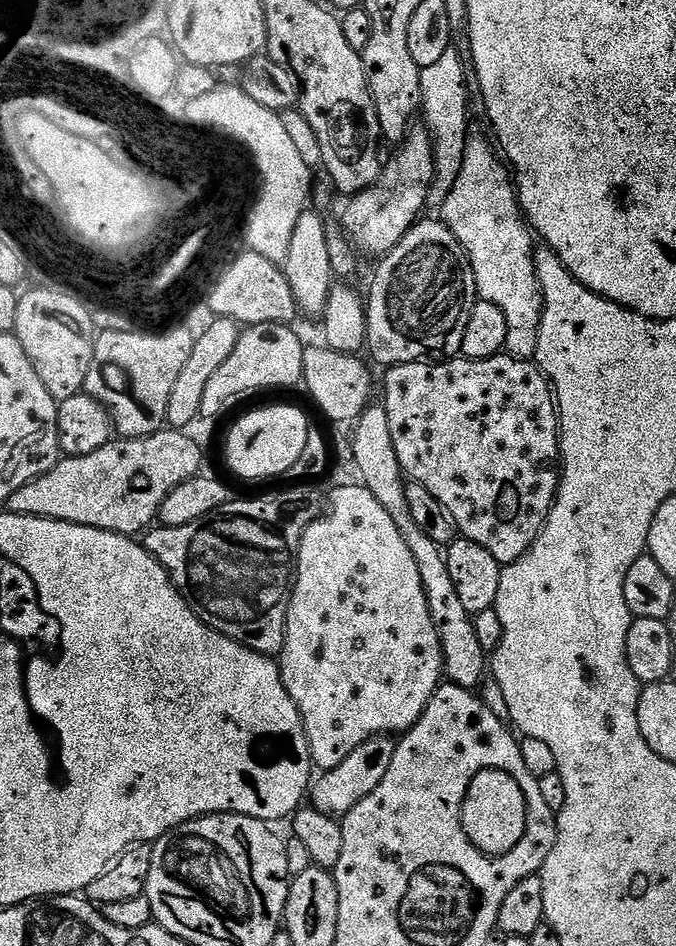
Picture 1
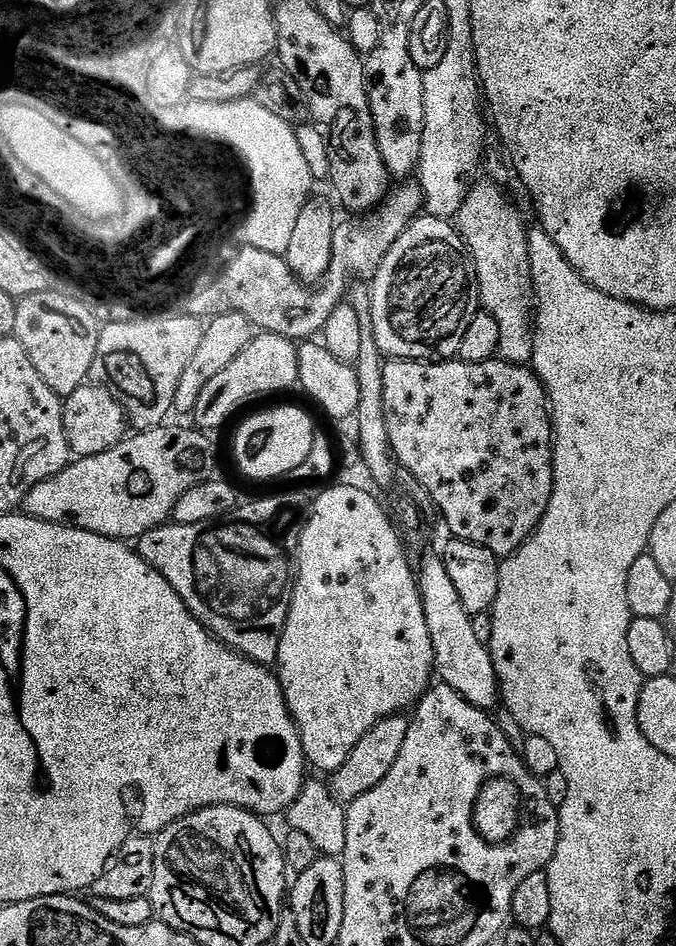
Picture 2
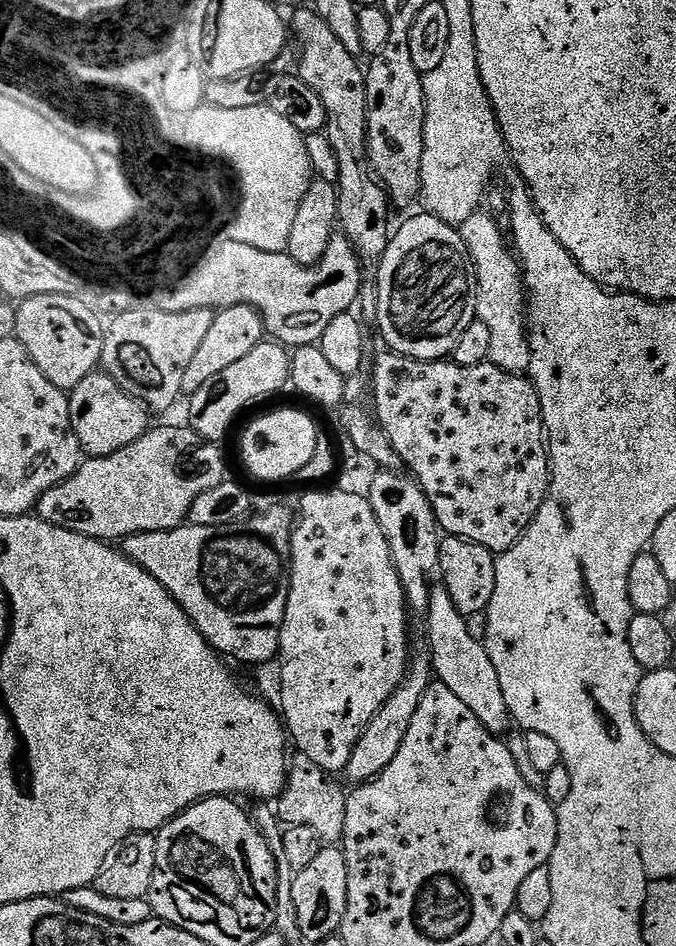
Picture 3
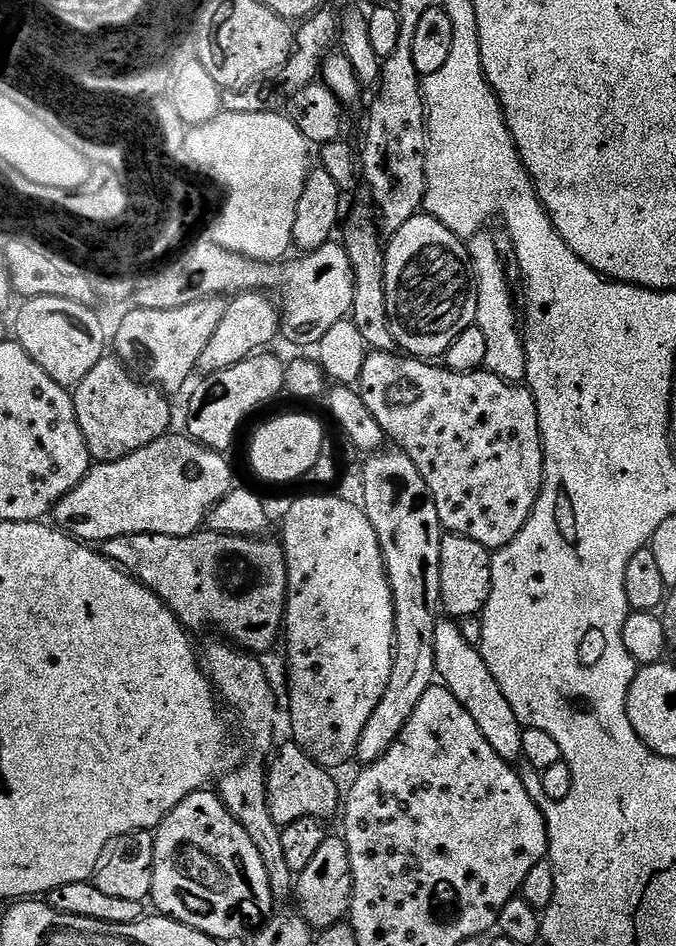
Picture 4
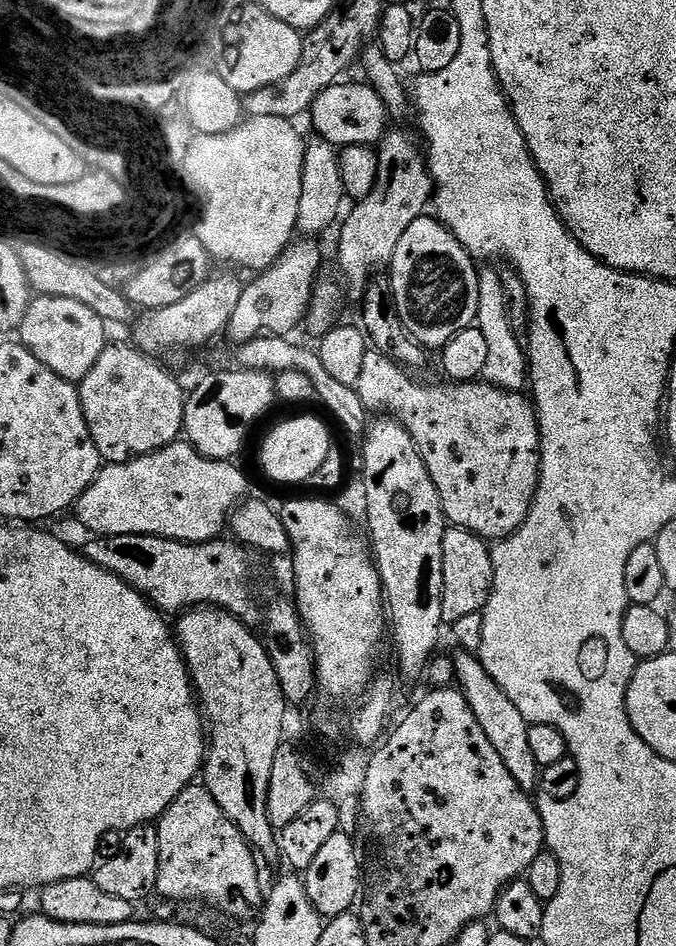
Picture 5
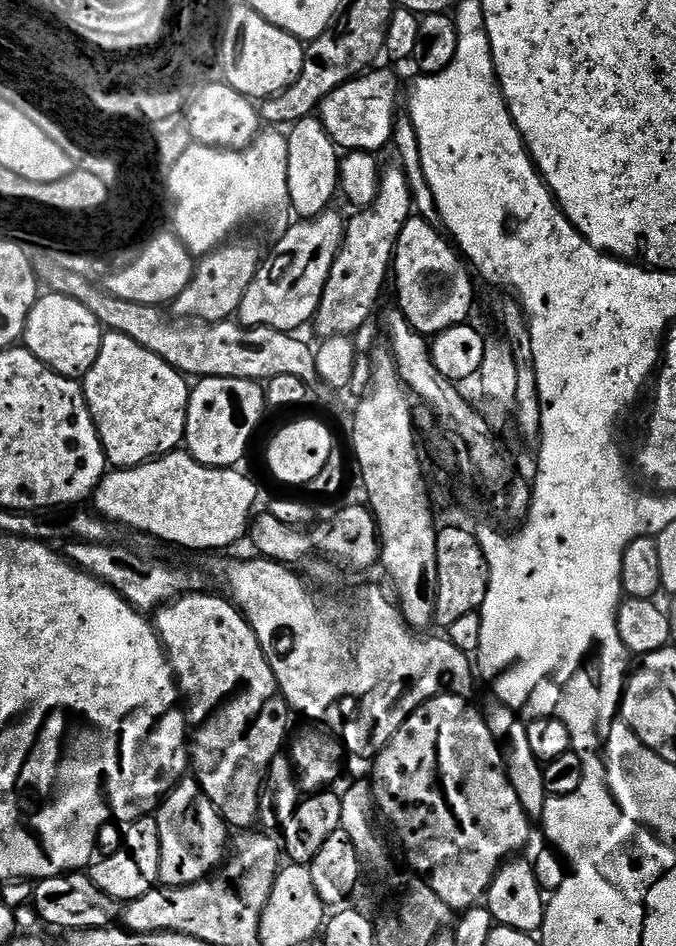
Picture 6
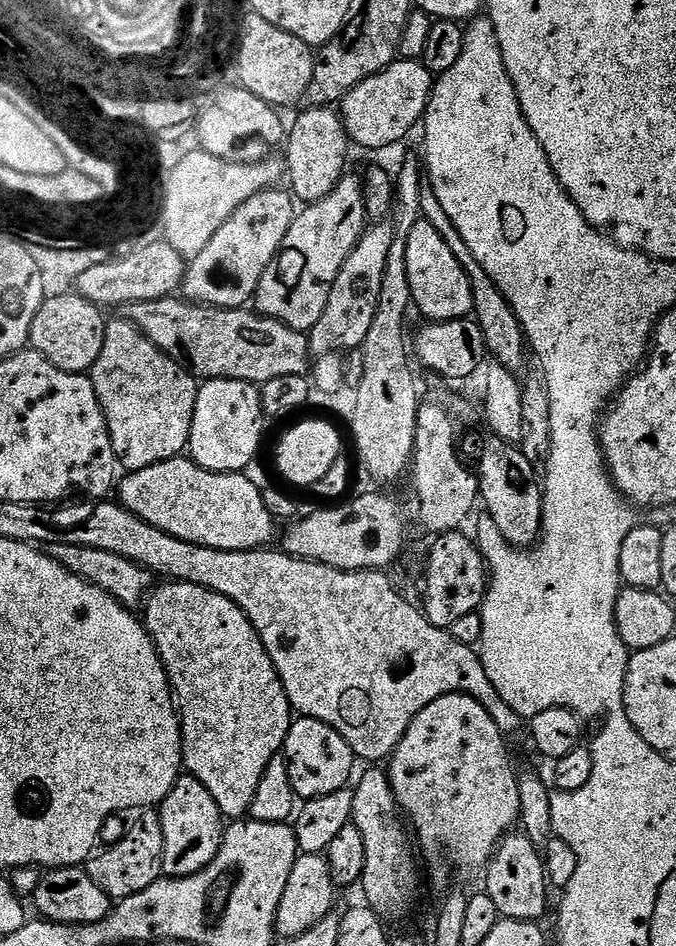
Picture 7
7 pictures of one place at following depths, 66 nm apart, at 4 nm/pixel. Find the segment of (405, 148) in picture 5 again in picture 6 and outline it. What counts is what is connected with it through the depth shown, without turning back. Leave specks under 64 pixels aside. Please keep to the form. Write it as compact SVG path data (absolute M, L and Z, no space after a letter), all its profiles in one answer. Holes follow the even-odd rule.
M399 166L385 167L378 181L376 199L355 214L357 216L353 220L347 221L344 241L330 270L316 311L314 329L316 328L320 340L329 340L335 336L355 337L356 331L371 318L384 283L387 280L389 283L402 226L406 226L406 222L414 216L412 191L404 169Z

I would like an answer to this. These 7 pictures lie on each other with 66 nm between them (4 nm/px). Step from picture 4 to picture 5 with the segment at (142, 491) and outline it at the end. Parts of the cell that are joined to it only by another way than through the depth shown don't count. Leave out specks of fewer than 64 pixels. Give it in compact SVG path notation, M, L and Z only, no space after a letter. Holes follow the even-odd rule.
M177 442L167 444L165 448L160 448L156 452L151 452L149 456L139 456L125 464L104 464L100 473L94 478L92 485L77 498L74 505L74 513L80 519L80 524L84 528L89 528L96 536L161 536L164 540L183 540L185 544L205 544L208 540L215 540L225 531L230 517L237 504L241 503L249 495L248 480L244 477L244 472L240 468L235 468L235 463L227 460L211 460L206 458L198 449L193 448L187 442Z

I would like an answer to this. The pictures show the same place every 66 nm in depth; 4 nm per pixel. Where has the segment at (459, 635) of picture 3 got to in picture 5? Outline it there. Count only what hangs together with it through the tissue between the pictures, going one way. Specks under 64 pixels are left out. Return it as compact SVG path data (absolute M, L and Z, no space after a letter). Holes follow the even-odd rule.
M459 651L456 656L452 660L456 672L455 681L459 691L466 698L470 710L473 710L478 726L482 727L486 738L489 739L491 746L505 763L506 770L509 770L511 777L518 782L520 788L529 794L533 793L539 785L540 767L534 760L534 754L531 753L529 724L525 722L514 702L506 698L501 687L490 678L490 674L481 665L477 655Z

